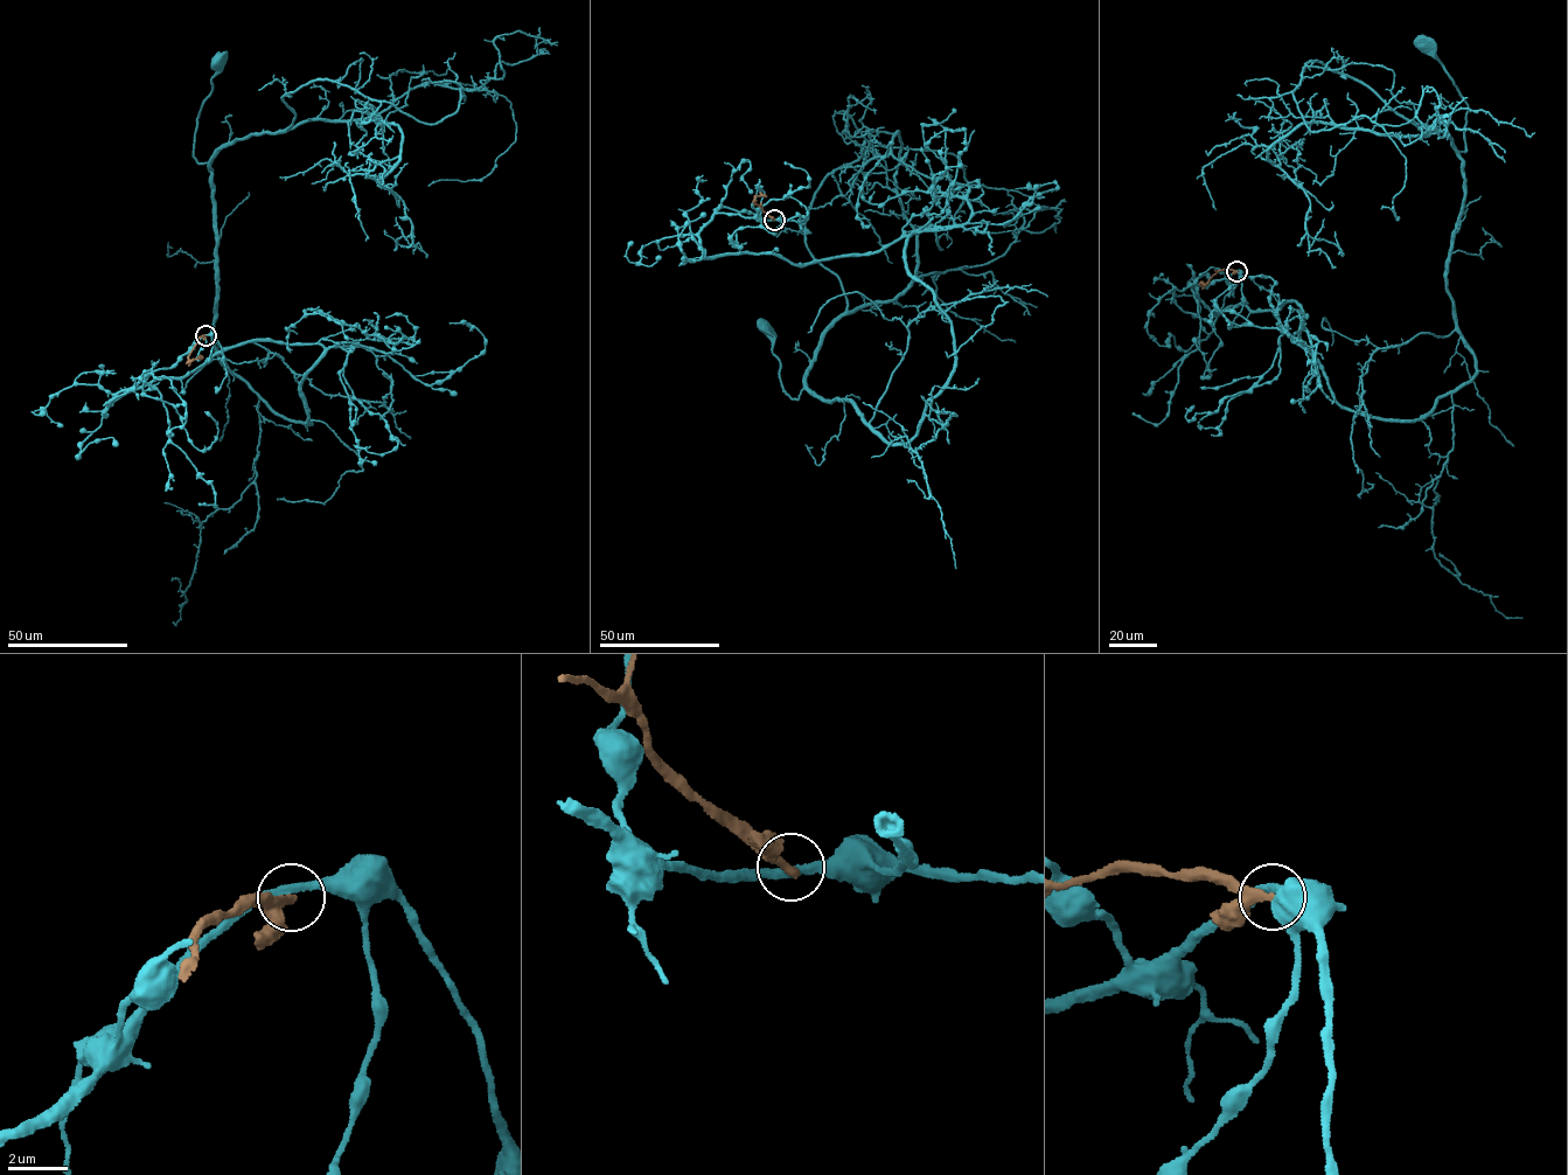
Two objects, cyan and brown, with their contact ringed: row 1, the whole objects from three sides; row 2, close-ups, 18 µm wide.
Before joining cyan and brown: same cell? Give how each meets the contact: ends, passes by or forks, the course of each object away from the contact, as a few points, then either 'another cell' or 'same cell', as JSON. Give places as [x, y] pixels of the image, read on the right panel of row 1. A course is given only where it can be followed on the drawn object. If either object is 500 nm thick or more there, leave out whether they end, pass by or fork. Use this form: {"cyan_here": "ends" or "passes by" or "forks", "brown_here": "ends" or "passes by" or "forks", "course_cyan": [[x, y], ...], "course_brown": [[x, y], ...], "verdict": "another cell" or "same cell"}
{"cyan_here": "passes by", "brown_here": "ends", "course_cyan": [[1238, 271], [1191, 290], [1301, 305], [1340, 405], [1416, 419], [1470, 382], [1468, 105], [1422, 43]], "course_brown": [[1238, 271], [1220, 270], [1200, 285], [1205, 285]], "verdict": "another cell"}

